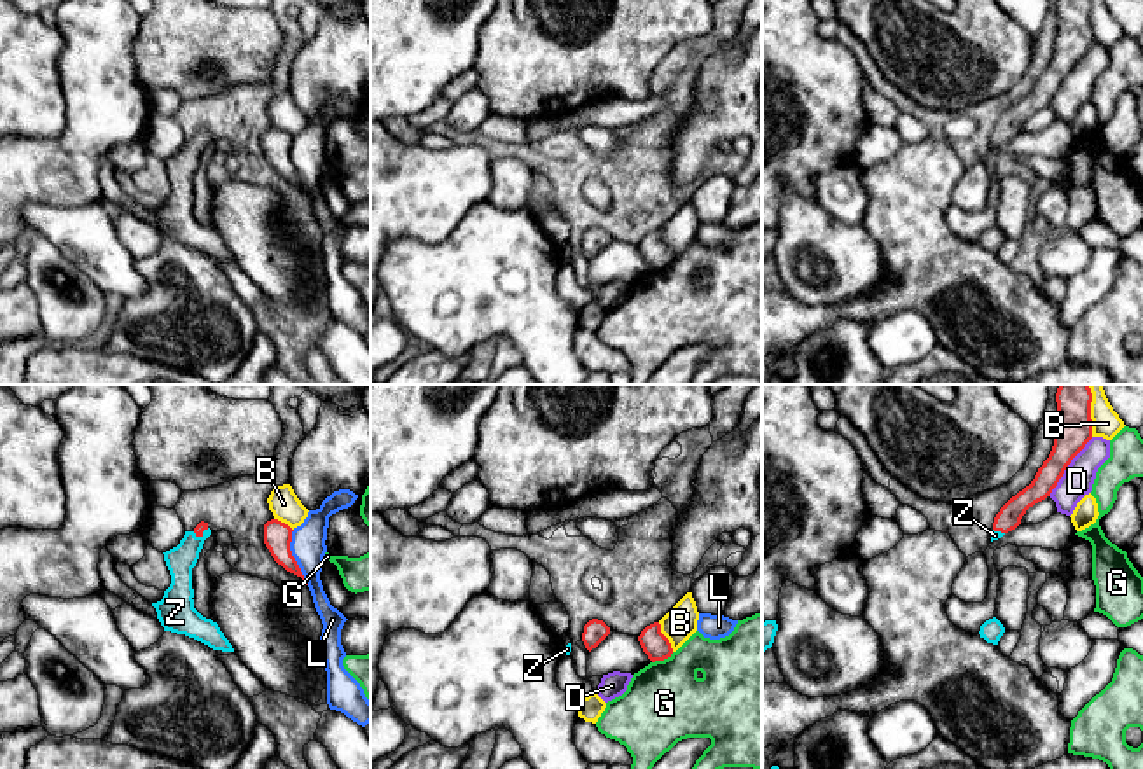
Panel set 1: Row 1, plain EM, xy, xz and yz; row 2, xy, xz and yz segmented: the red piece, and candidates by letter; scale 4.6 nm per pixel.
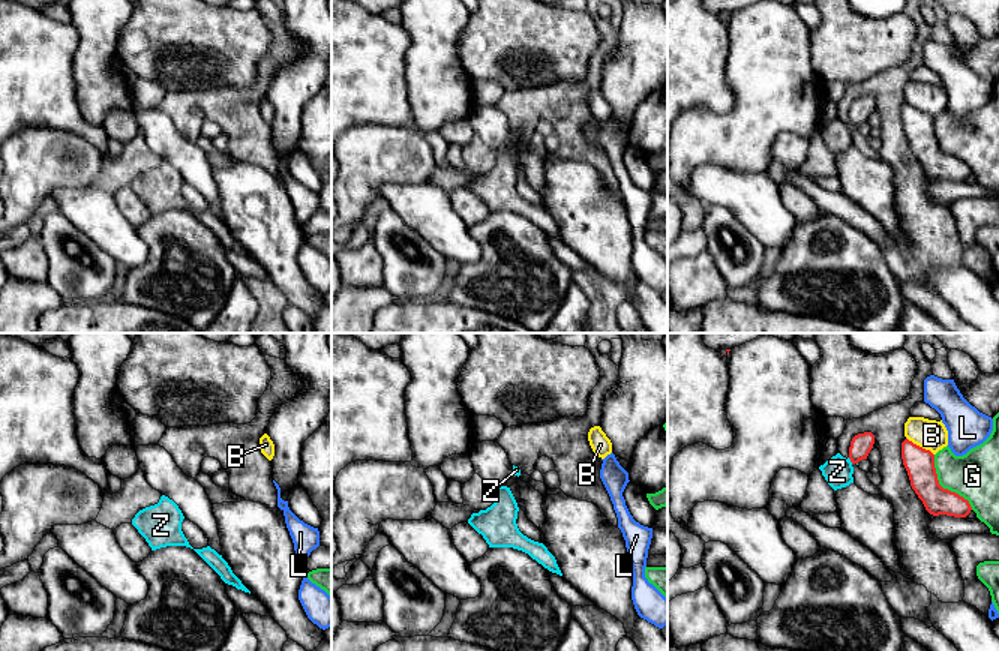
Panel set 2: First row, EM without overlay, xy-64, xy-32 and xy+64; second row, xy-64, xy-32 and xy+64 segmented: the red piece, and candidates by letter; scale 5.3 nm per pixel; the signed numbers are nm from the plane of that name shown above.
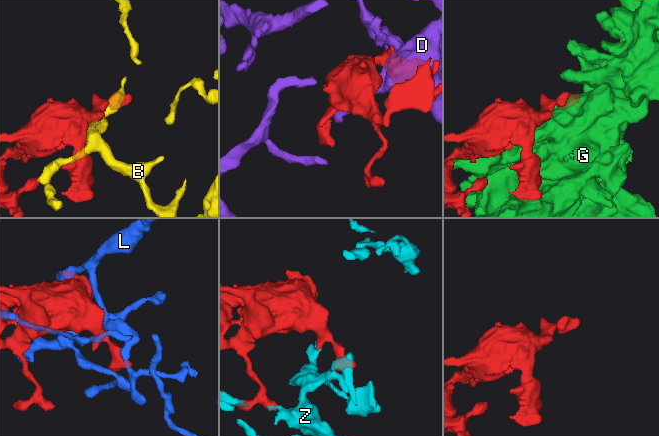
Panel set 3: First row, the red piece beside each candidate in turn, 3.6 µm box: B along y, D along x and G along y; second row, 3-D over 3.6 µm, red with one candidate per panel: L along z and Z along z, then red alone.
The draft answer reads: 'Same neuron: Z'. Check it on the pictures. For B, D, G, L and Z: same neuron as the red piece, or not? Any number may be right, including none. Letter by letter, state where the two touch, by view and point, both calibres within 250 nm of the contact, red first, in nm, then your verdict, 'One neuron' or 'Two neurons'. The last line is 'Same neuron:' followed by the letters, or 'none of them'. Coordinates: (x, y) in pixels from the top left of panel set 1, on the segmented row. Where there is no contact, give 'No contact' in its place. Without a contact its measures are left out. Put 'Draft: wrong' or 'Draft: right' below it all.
B: Touches red at xz (665, 637). Thickness 120 nm (red) against 160 nm. Two neurons
D: Touches red at yz (1066, 465). Thickness 160 nm (red) against 150 nm. Two neurons
G: Touches red at xz (663, 659). Thickness 120 nm (red) against 380 nm. Two neurons
L: Touches red at xy (294, 558). Thickness 130 nm (red) against 160 nm. Two neurons
Z: Touches red at xy (200, 535). Thickness 50 nm (red) against 140 nm. One neuron
Same neuron: Z
Draft: right

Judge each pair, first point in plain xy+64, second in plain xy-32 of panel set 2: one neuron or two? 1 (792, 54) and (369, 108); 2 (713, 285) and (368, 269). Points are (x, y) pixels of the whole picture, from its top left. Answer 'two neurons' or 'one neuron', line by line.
1: two neurons
2: one neuron

